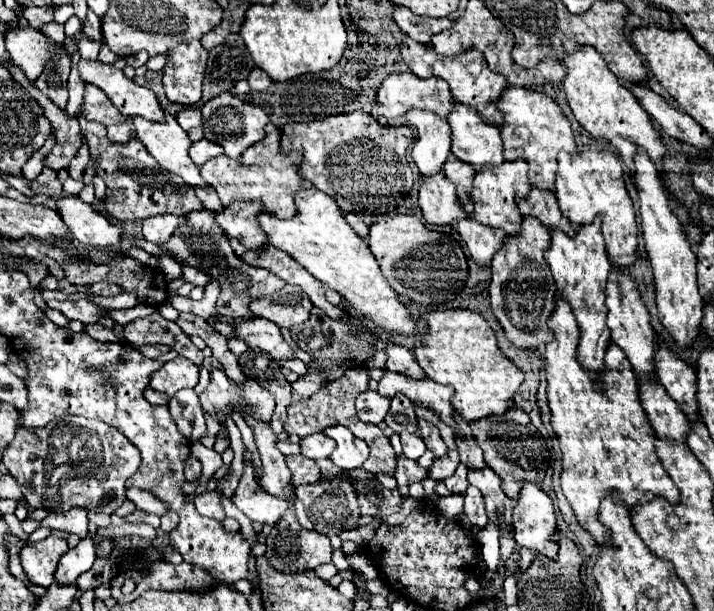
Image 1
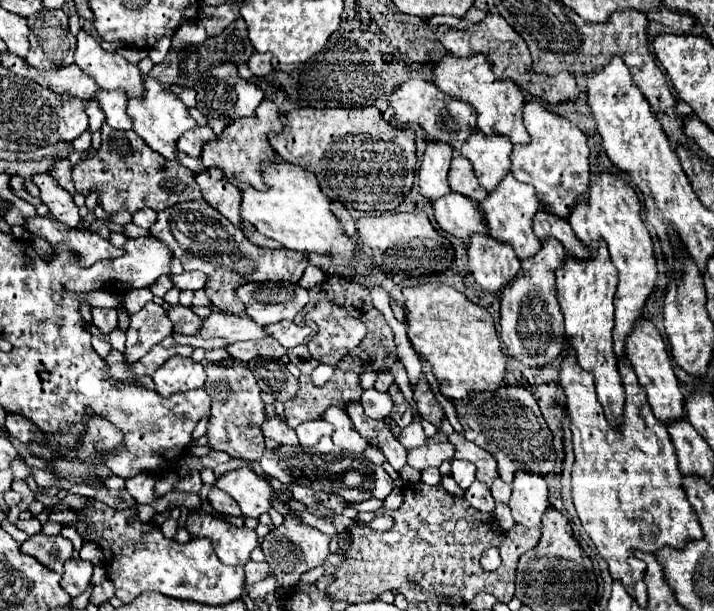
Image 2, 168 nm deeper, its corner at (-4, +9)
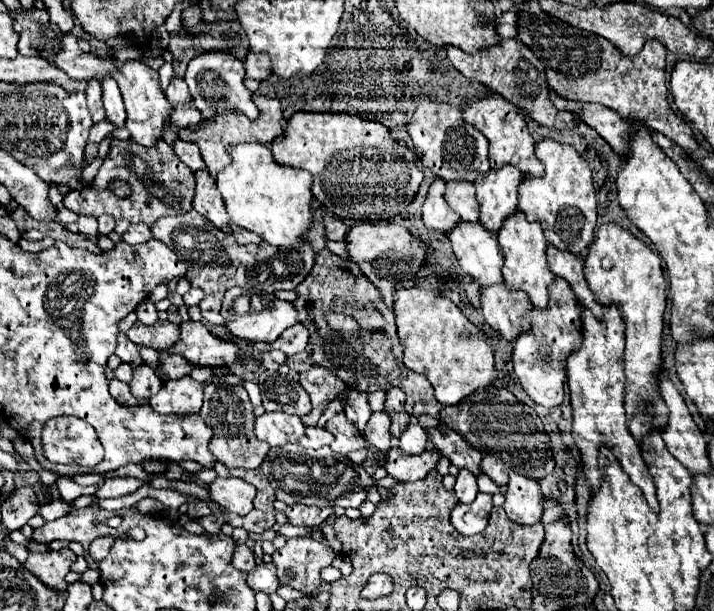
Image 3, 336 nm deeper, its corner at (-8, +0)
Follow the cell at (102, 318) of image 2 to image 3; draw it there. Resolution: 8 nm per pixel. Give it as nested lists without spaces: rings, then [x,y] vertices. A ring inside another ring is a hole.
[[[120,333],[118,335],[118,345],[116,345],[116,355],[120,357],[120,361],[126,361],[126,363],[130,363],[132,367],[136,367],[136,365],[140,365],[142,363],[142,357],[140,357],[140,353],[138,353],[138,347],[124,335],[124,333]]]

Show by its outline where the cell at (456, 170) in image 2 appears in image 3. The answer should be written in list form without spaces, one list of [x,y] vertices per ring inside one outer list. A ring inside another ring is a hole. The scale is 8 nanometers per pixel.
[[[448,181],[448,191],[444,195],[446,195],[448,205],[464,221],[478,221],[480,205],[476,201],[474,183],[468,183],[468,181]]]

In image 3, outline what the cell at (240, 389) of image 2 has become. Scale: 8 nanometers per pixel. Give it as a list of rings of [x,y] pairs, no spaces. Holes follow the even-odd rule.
[[[206,383],[204,385],[204,405],[200,409],[200,417],[204,417],[204,423],[210,425],[214,431],[214,437],[210,441],[210,451],[220,463],[224,463],[226,467],[242,467],[242,469],[260,467],[270,445],[260,441],[254,435],[254,419],[256,419],[254,407],[242,385]]]

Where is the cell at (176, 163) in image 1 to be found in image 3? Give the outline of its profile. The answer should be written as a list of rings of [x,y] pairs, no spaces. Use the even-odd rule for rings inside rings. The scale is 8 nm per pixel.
[[[130,61],[130,63],[116,63],[116,67],[120,69],[120,73],[116,73],[116,81],[118,87],[122,91],[124,97],[124,105],[126,105],[126,129],[132,135],[132,141],[146,145],[146,147],[154,147],[160,139],[162,139],[162,129],[166,119],[172,115],[174,107],[170,107],[162,87],[160,87],[160,79],[158,73],[154,69],[150,69],[148,65],[144,65],[142,61]]]

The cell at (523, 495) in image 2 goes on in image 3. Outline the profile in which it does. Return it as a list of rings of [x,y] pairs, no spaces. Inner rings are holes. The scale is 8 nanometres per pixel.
[[[510,473],[510,483],[506,487],[506,515],[518,525],[536,525],[542,519],[544,495],[540,485],[520,473]]]

